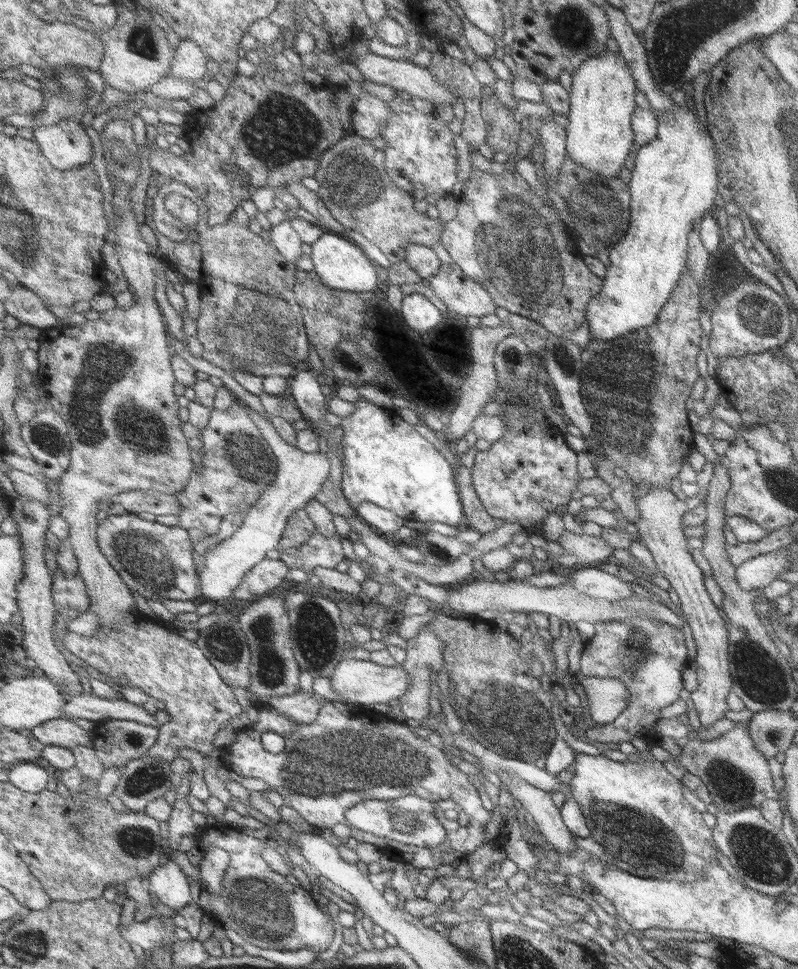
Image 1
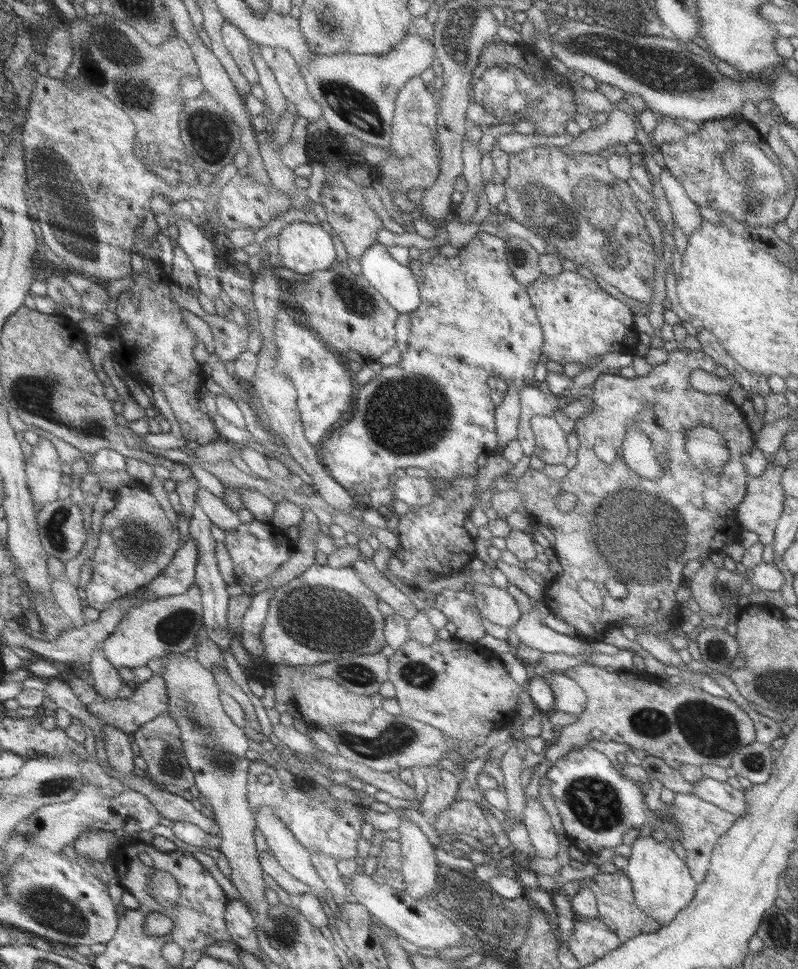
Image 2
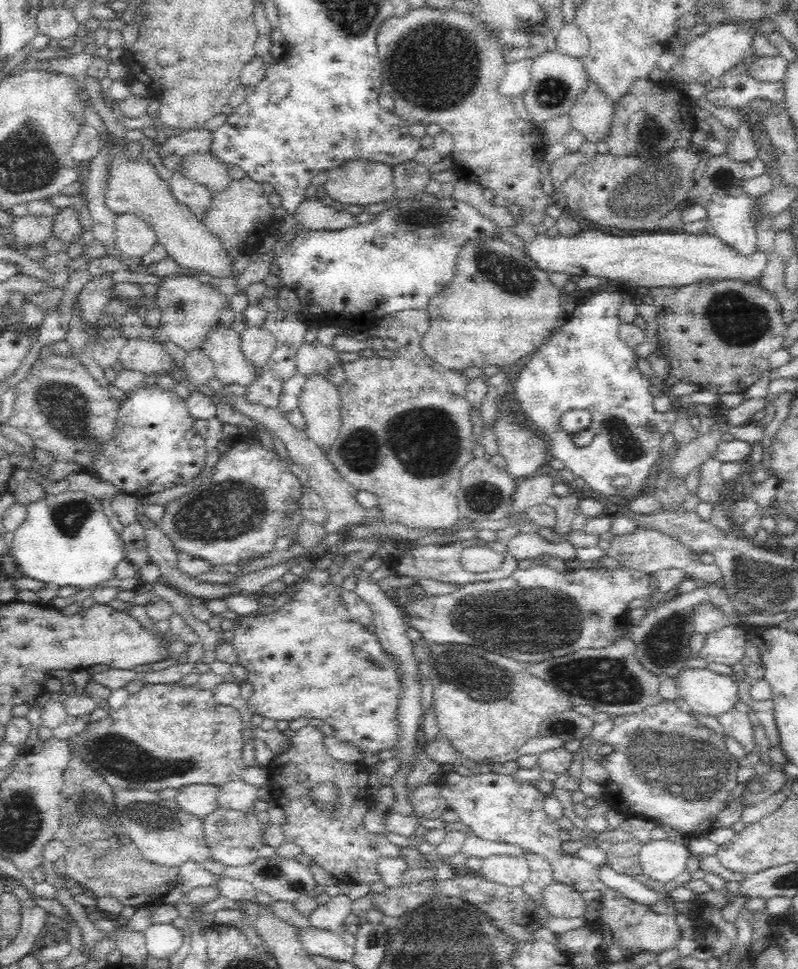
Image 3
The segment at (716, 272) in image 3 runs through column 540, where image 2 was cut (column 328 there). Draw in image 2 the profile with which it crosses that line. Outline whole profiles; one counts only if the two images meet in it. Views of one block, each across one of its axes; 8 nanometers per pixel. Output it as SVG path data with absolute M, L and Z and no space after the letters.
M294 222L281 231L279 239L279 258L285 268L298 274L312 275L317 271L328 271L338 263L338 250L332 238L333 232L327 225Z

